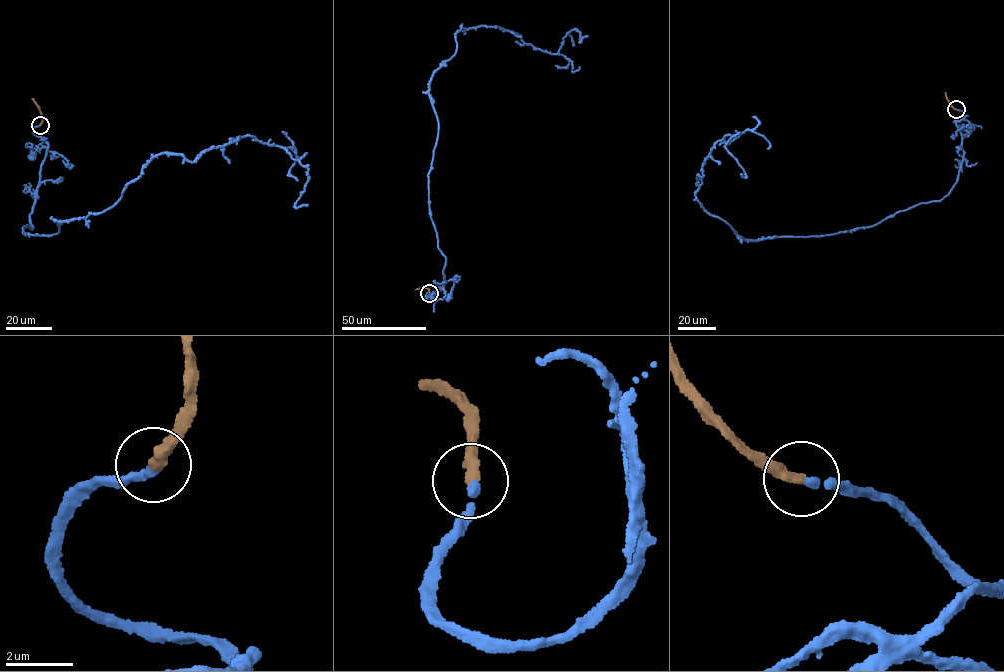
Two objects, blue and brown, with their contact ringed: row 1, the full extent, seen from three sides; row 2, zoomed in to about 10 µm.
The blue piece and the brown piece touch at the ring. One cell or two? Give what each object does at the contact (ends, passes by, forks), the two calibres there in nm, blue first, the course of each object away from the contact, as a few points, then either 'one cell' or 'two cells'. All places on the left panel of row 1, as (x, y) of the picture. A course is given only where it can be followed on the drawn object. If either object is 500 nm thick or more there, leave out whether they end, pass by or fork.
blue ends; brown ends; calibres 240 and 320 nm; course blue (39, 125), (23, 234), (101, 213), (162, 153), (193, 161), (243, 136), (306, 167), (295, 205), (308, 205); course brown (39, 125), (42, 119), (32, 98); one cell

